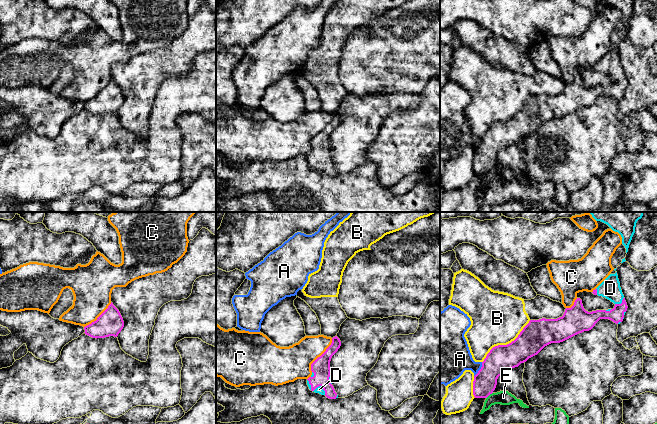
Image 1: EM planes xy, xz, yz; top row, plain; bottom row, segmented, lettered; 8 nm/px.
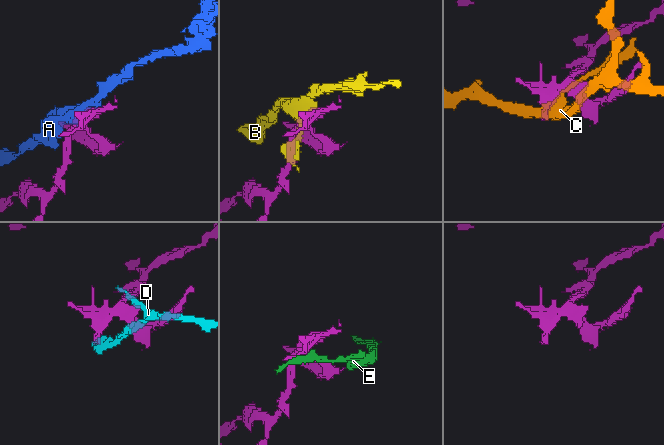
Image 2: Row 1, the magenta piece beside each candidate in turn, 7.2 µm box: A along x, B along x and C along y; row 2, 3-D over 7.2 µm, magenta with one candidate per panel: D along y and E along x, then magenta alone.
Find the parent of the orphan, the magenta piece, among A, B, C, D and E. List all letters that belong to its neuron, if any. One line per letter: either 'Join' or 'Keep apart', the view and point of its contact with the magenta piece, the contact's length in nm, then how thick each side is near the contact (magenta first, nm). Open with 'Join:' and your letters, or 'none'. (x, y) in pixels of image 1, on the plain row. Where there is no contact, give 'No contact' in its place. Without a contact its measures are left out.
Join: D
A: Keep apart. Touches magenta at yz (480, 145). Shared border 140 nm. Thickness 220 nm (magenta) against 300 nm
B: Keep apart. Touches magenta at yz (505, 121). Shared border 500 nm. Thickness 220 nm (magenta) against 440 nm
C: Keep apart. Touches magenta at xz (321, 131). Shared border 320 nm. Thickness 150 nm (magenta) against 280 nm
D: Join. Touches magenta at xz (321, 162). Shared border 110 nm. Thickness 150 nm (magenta) against 50 nm
E: Keep apart. Touches magenta at yz (489, 170). Shared border 80 nm. Thickness 200 nm (magenta) against 110 nm

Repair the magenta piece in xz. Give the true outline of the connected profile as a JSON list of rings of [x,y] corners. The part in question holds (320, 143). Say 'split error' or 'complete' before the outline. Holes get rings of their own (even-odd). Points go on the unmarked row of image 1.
split error; [[[337,112],[333,113],[331,121],[311,140],[312,151],[307,155],[311,167],[325,171],[329,175],[338,174],[330,154],[330,137],[340,122],[340,115]]]

